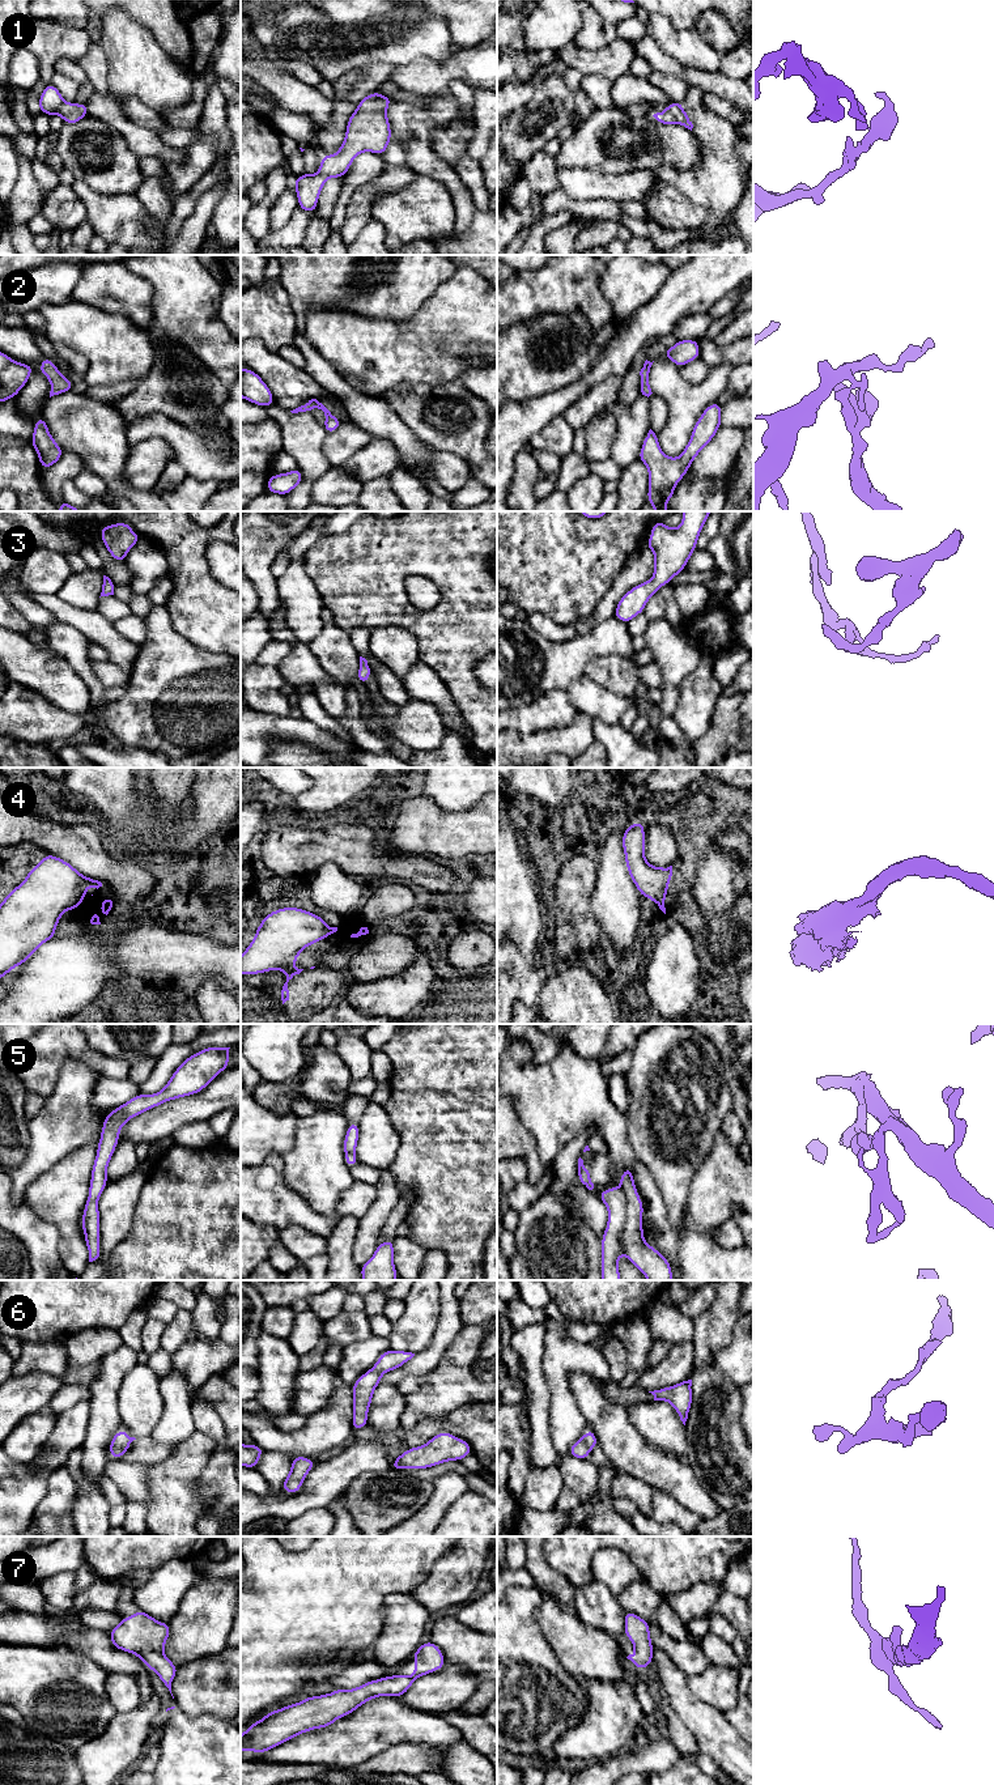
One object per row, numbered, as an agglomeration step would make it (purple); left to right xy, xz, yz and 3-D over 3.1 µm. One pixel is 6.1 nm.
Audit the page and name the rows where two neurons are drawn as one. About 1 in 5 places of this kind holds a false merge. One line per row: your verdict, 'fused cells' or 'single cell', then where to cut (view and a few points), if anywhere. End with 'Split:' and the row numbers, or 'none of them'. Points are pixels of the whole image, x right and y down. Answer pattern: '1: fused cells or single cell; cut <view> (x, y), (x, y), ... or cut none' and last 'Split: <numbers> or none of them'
1: single cell; cut none
2: single cell; cut none
3: single cell; cut none
4: fused cells; cut xy (81, 875), (77, 899), (60, 914)
5: single cell; cut none
6: single cell; cut none
7: single cell; cut none
Split: 4

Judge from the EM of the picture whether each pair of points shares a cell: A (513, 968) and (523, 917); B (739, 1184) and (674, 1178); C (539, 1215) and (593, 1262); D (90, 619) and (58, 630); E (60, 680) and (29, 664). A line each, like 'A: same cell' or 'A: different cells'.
A: different cells
B: different cells
C: different cells
D: different cells
E: same cell

